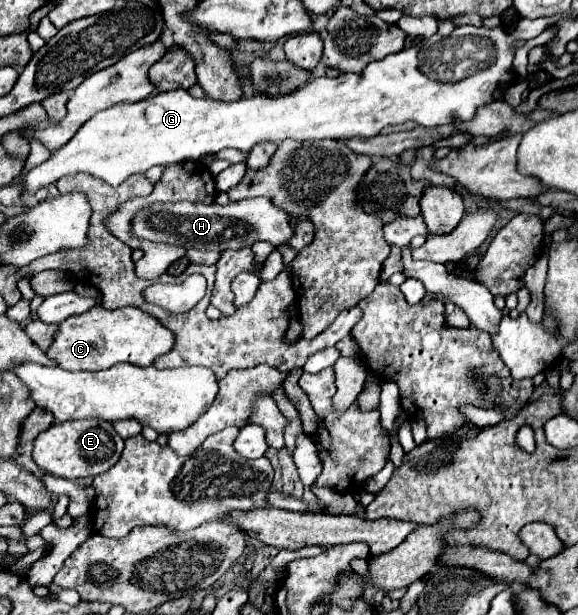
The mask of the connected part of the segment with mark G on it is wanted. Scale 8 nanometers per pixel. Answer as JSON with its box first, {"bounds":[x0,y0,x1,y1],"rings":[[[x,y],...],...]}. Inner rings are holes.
{"bounds":[22,17,560,197],"rings":[[[544,17],[544,19],[520,19],[514,31],[506,31],[504,27],[474,27],[462,25],[454,27],[448,37],[428,37],[420,39],[408,49],[402,49],[396,55],[388,55],[376,63],[370,63],[362,73],[340,73],[336,79],[330,77],[310,77],[306,85],[294,89],[294,93],[286,95],[252,95],[242,97],[238,101],[216,101],[210,97],[194,99],[188,91],[176,89],[166,93],[150,95],[138,103],[120,103],[112,109],[100,111],[96,117],[86,121],[80,131],[58,151],[50,155],[48,161],[34,167],[22,181],[24,197],[28,193],[36,193],[36,189],[56,183],[60,177],[68,173],[90,173],[94,177],[104,179],[112,187],[118,187],[124,177],[134,173],[146,173],[154,165],[164,163],[184,163],[196,161],[204,155],[216,155],[222,149],[240,149],[248,153],[260,141],[282,143],[284,139],[306,141],[306,139],[348,139],[360,137],[362,141],[376,137],[386,125],[400,125],[406,121],[414,121],[416,125],[434,127],[434,125],[450,125],[454,119],[470,121],[476,115],[476,109],[494,101],[496,91],[504,91],[514,81],[512,59],[514,59],[514,43],[524,39],[534,39],[540,35],[550,23],[560,17]]]}

